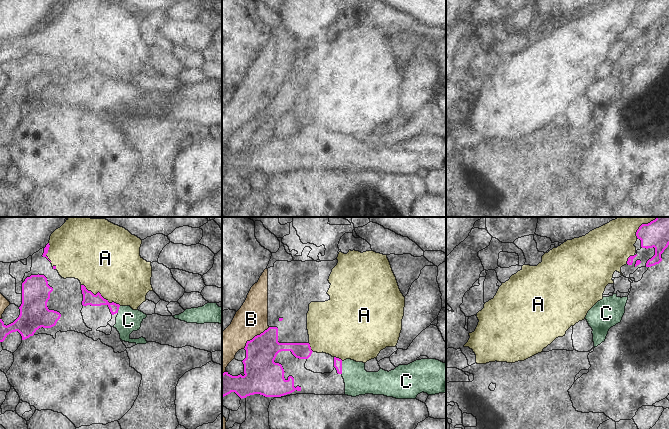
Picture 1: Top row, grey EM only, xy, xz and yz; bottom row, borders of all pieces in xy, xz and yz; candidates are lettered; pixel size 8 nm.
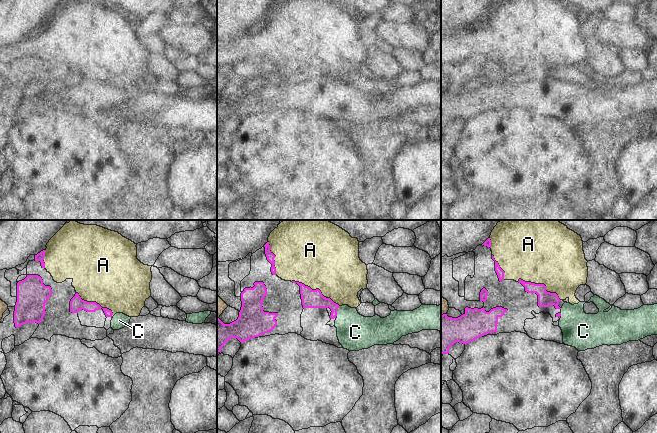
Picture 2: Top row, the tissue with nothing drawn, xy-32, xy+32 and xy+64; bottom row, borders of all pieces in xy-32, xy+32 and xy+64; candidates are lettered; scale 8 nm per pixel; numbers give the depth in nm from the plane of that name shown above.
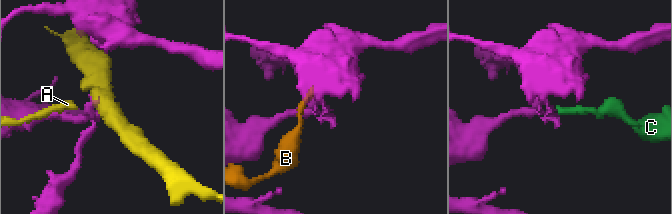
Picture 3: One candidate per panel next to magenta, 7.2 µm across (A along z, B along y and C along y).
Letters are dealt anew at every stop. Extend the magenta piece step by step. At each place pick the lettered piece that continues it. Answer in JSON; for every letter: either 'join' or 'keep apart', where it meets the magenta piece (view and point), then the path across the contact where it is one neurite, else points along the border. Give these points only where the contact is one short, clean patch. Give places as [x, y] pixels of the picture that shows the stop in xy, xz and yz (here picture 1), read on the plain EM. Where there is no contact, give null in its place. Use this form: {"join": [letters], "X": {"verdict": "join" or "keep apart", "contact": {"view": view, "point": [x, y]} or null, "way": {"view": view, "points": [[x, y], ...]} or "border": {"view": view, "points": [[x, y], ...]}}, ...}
{"join": ["C"], "A": {"verdict": "keep apart", "contact": {"view": "xy", "point": [100, 71]}}, "B": {"verdict": "keep apart", "contact": {"view": "xz", "point": [255, 112]}}, "C": {"verdict": "join", "contact": {"view": "xz", "point": [341, 143]}, "way": {"view": "xz", "points": [[337, 138], [341, 143], [358, 157]]}}}

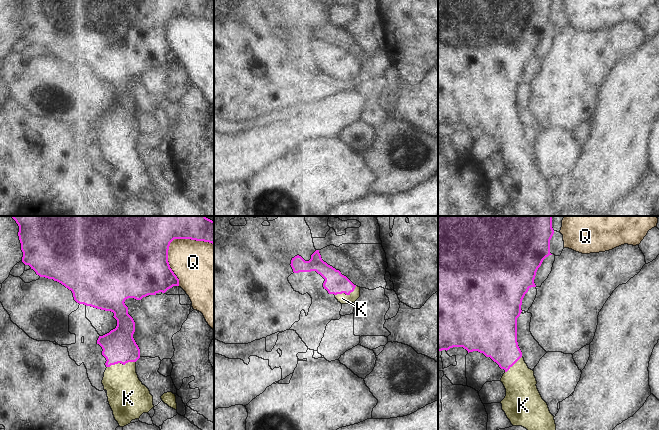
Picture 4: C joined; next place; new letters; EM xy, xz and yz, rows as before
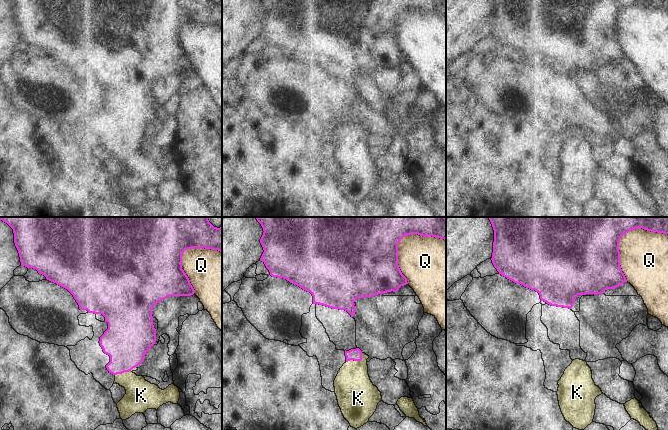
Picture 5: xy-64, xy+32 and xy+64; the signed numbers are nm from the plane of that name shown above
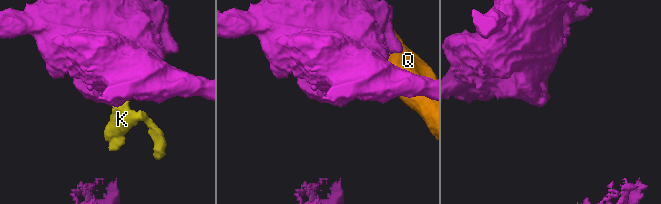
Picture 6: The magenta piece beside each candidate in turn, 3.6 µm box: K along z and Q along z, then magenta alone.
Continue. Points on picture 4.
{"join": ["K"], "K": {"verdict": "join", "contact": {"view": "xy", "point": [121, 139]}, "way": {"view": "xy", "points": [[119, 122], [121, 139], [121, 159], [126, 169]]}}, "Q": {"verdict": "keep apart", "contact": {"view": "xy", "point": [170, 18]}}}

